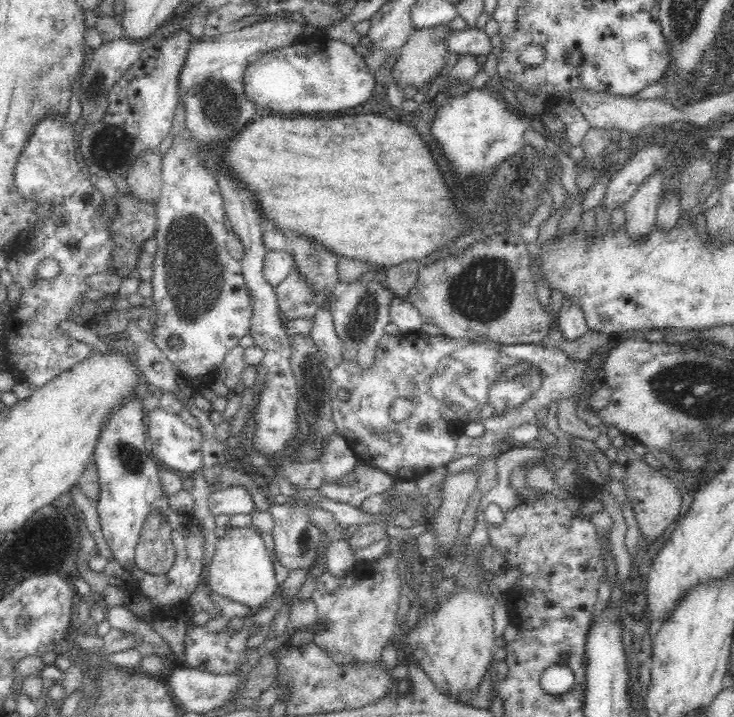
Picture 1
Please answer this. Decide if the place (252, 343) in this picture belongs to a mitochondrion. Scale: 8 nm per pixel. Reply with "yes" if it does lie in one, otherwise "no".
no

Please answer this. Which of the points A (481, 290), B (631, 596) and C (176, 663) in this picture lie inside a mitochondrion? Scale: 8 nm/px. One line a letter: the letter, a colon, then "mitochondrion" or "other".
A: mitochondrion
B: other
C: other

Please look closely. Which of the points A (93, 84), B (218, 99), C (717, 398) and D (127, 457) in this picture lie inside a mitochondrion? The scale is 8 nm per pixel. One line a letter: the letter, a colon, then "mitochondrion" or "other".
A: mitochondrion
B: mitochondrion
C: mitochondrion
D: mitochondrion

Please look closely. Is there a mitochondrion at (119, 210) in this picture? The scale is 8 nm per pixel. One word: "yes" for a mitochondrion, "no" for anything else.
yes

